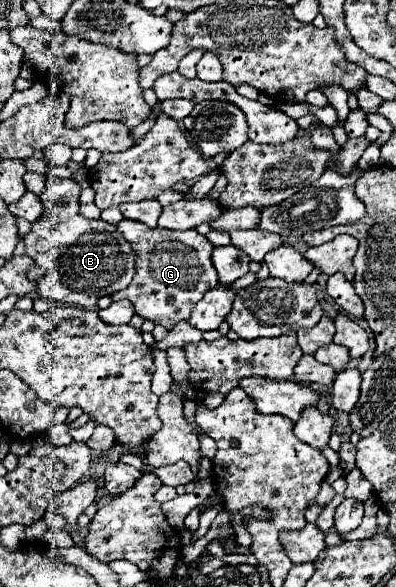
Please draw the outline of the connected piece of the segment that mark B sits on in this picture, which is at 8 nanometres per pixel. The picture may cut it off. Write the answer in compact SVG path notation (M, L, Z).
M48 179L40 197L44 213L32 223L32 231L24 237L24 255L34 261L26 275L36 283L40 297L92 309L100 297L112 295L132 281L134 257L128 241L116 233L114 225L86 219L78 213L78 193L80 187L72 179Z

